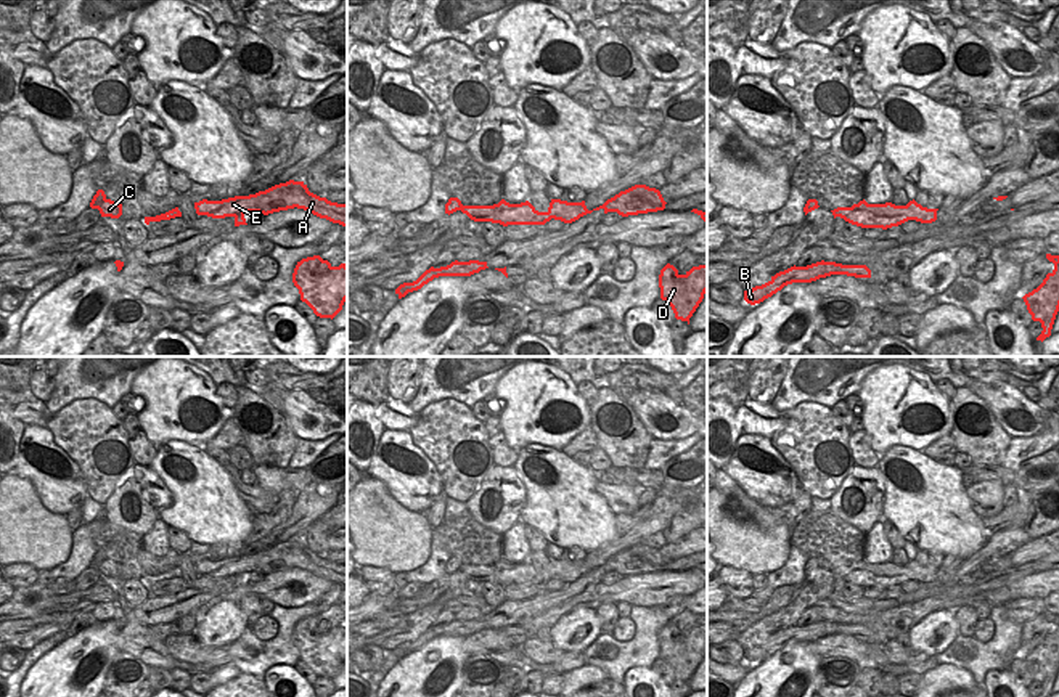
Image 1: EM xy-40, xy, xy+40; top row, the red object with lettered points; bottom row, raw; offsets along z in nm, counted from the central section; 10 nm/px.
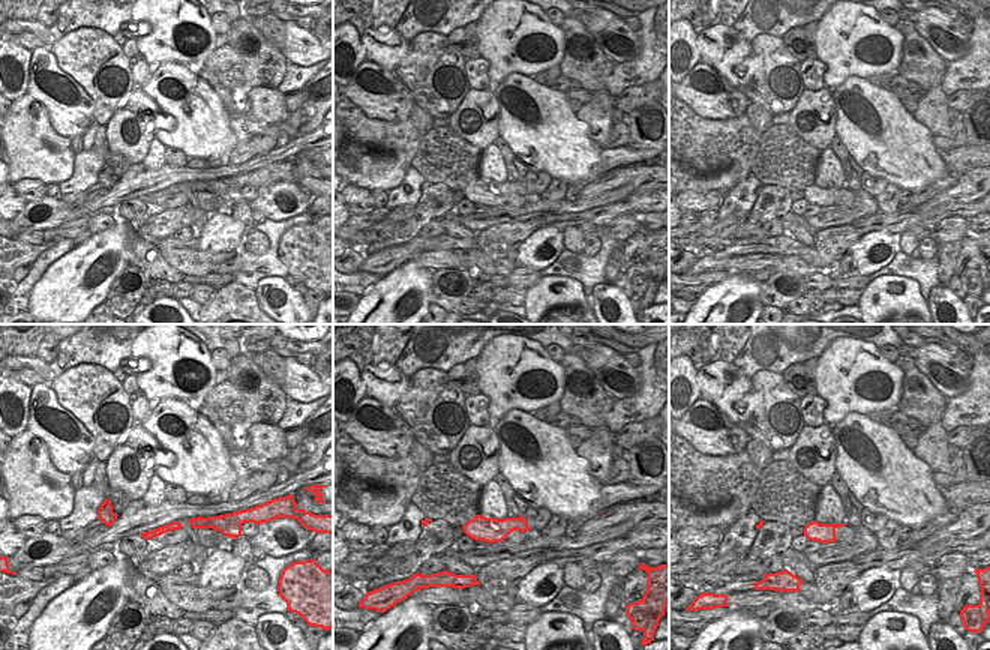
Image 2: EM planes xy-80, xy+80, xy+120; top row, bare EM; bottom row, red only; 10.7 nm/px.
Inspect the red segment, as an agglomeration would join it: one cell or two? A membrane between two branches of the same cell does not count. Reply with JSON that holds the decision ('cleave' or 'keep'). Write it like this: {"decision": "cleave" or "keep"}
{"decision": "cleave"}

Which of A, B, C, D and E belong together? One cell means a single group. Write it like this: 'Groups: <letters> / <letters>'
Groups: A C D E / B

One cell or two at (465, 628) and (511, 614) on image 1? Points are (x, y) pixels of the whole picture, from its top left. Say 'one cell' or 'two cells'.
one cell

